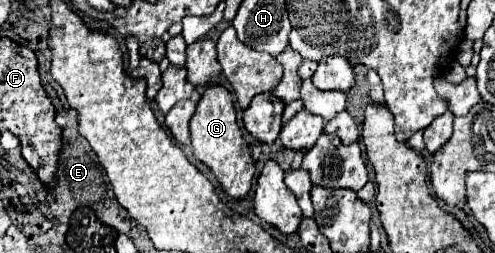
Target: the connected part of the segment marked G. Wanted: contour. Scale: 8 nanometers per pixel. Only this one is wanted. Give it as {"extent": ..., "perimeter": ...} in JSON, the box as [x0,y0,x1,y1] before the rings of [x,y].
{"extent":[191,84,255,198],"perimeter":[[[221,84],[207,86],[197,104],[197,110],[191,118],[191,146],[195,158],[213,170],[215,178],[231,198],[243,198],[249,192],[255,176],[251,148],[239,130],[231,92]]]}

